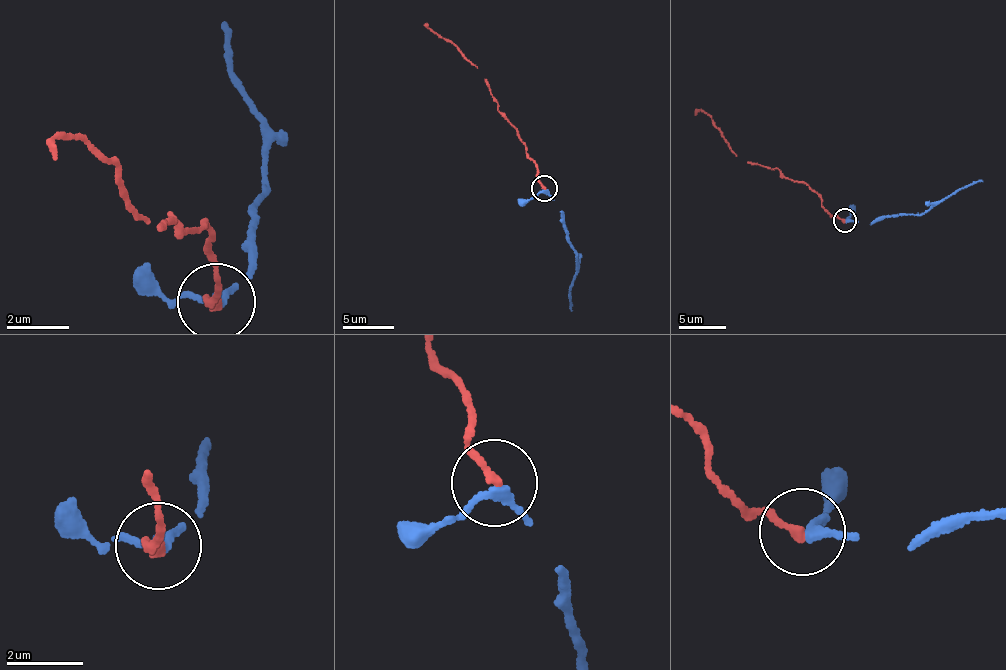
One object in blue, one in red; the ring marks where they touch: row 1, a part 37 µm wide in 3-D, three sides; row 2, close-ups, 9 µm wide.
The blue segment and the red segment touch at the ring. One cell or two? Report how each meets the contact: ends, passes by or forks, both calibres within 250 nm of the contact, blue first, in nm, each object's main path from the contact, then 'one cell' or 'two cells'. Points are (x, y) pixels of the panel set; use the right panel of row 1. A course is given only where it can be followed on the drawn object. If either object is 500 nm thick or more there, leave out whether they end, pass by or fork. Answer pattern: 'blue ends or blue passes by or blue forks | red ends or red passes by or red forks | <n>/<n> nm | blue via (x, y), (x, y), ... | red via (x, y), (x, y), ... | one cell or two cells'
blue passes by | red ends | 220/200 nm | blue via (846, 219), (870, 223), (927, 211), (982, 180) | red via (844, 219), (831, 214), (812, 191), (777, 168), (751, 164), (731, 150), (708, 116), (698, 111), (694, 115) | one cell

